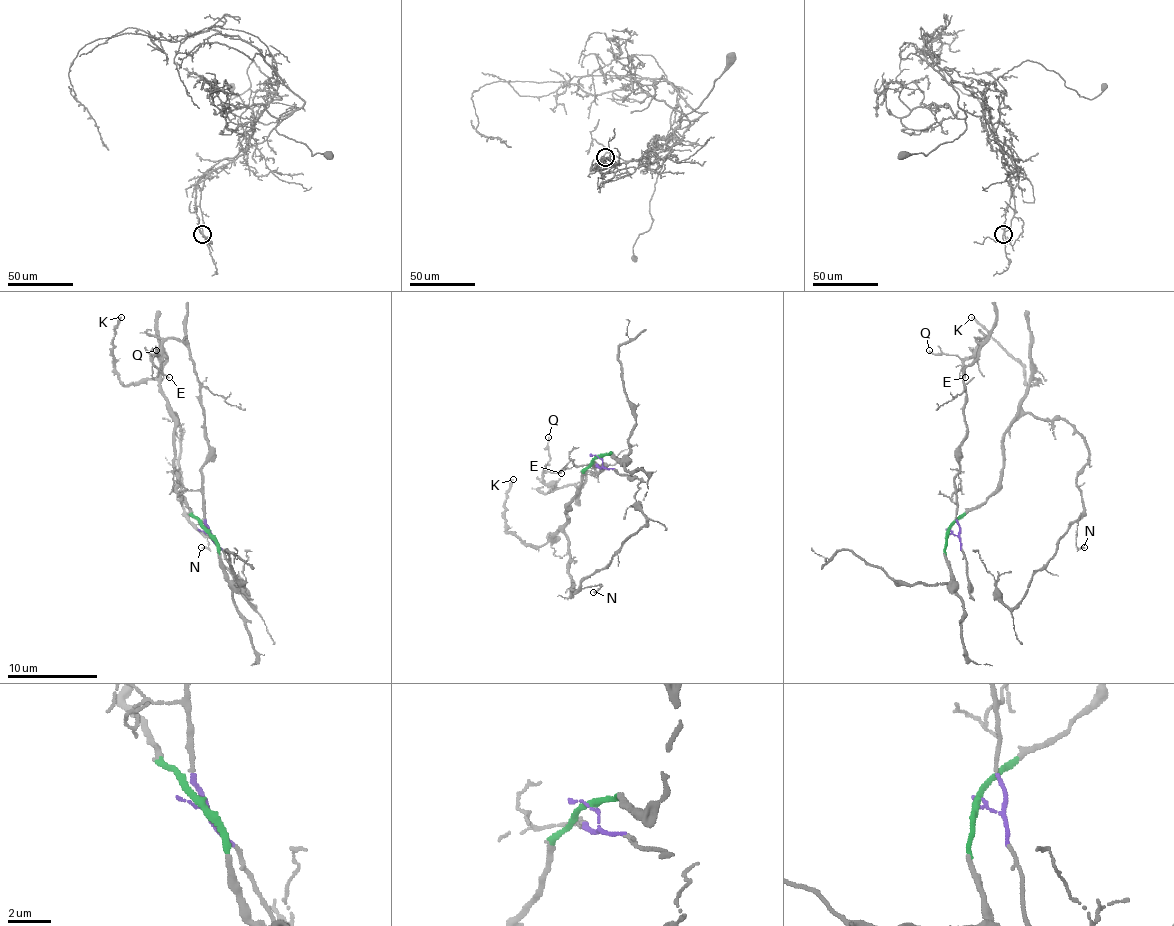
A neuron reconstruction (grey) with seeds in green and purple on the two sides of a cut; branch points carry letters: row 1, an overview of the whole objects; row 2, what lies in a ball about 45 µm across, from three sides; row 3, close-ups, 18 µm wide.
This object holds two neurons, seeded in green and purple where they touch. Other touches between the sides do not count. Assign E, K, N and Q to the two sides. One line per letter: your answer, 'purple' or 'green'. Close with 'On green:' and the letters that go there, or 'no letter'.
E: purple
K: green
N: green
Q: purple
On green: K, N

